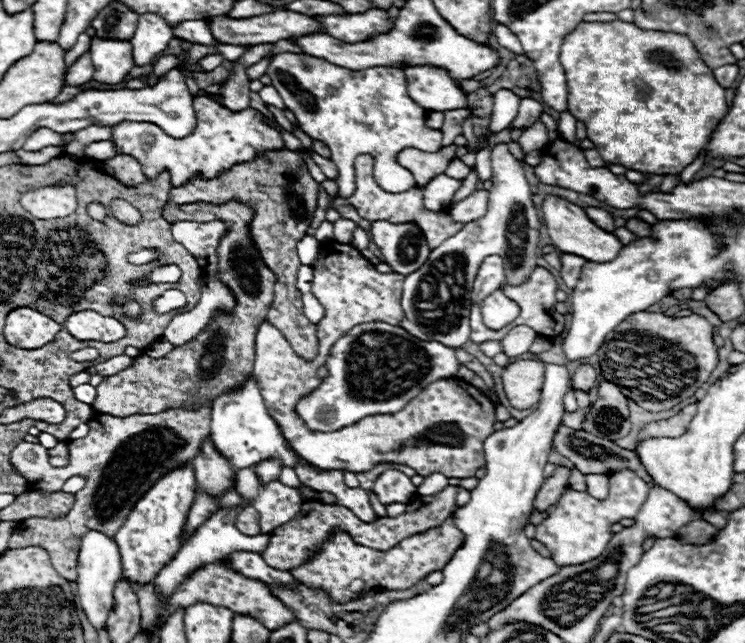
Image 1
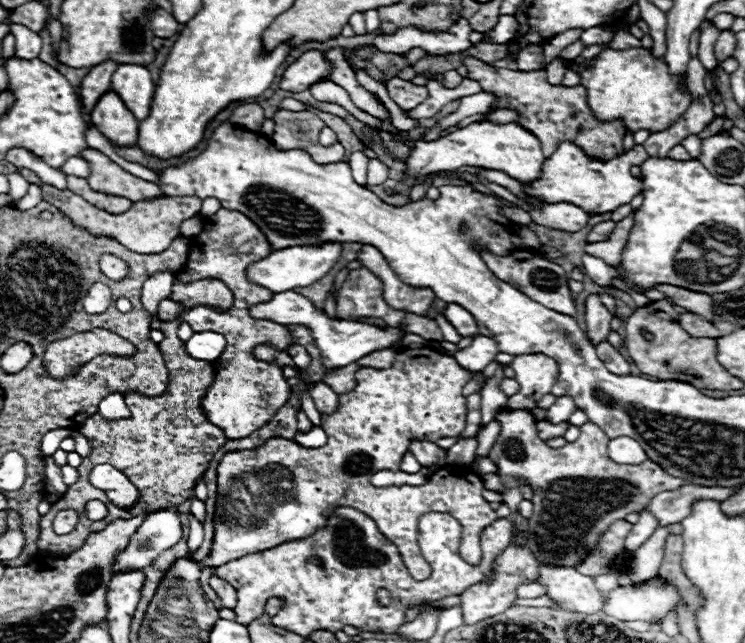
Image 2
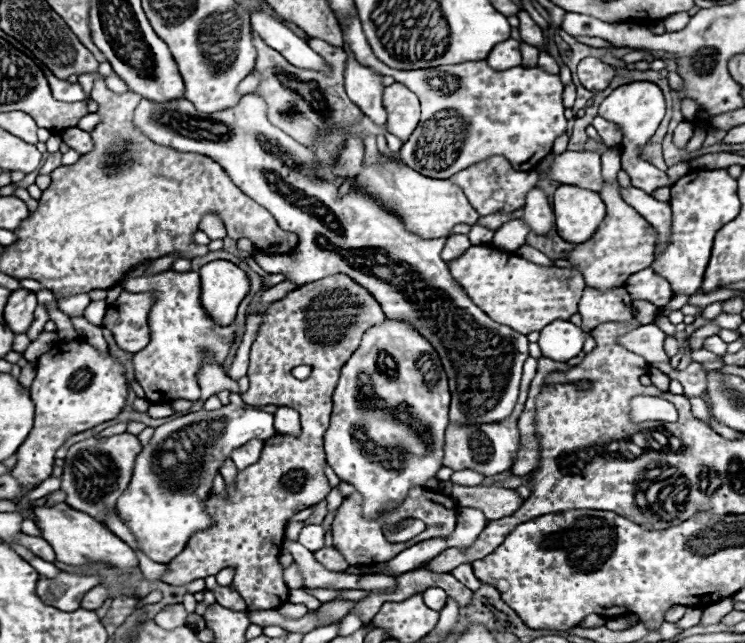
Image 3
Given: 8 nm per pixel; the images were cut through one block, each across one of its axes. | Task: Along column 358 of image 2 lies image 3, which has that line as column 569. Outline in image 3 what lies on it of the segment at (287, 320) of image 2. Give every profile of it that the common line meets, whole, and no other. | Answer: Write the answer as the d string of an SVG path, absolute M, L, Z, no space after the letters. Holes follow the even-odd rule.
M556 320L544 326L538 344L542 348L542 356L552 358L556 362L566 362L578 352L582 352L584 332L568 320Z

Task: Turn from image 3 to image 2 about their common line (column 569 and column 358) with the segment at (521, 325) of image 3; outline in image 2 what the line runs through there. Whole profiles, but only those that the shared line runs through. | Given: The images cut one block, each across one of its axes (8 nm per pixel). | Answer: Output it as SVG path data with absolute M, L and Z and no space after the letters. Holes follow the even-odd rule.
M350 270L336 298L336 316L342 320L380 318L390 326L398 326L406 312L390 308L382 298L382 282L370 270Z

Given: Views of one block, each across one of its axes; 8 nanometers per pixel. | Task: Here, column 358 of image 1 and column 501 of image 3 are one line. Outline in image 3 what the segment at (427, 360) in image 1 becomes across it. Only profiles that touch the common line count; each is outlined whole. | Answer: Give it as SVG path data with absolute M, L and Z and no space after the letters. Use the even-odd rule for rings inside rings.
M256 92L242 96L238 106L216 112L202 114L198 112L186 98L178 98L174 102L150 102L142 98L134 114L134 126L138 126L140 134L146 134L154 144L174 148L178 152L196 152L208 158L214 158L226 174L236 182L236 186L250 198L254 198L260 206L270 210L282 230L298 234L298 256L290 258L283 254L258 253L254 260L268 274L286 274L290 282L304 286L326 276L346 274L354 278L360 286L364 286L376 302L382 306L384 314L394 320L406 320L414 328L418 328L430 344L438 350L444 370L448 374L452 404L450 404L450 422L458 424L484 424L498 422L512 414L512 408L518 400L518 384L522 376L522 364L528 358L528 338L490 320L454 282L448 266L440 258L440 250L446 238L422 240L410 234L400 218L386 212L382 206L374 202L374 198L350 192L344 198L338 198L338 186L332 182L322 182L314 176L314 152L306 146L294 142L288 134L272 126L266 118L266 102Z

